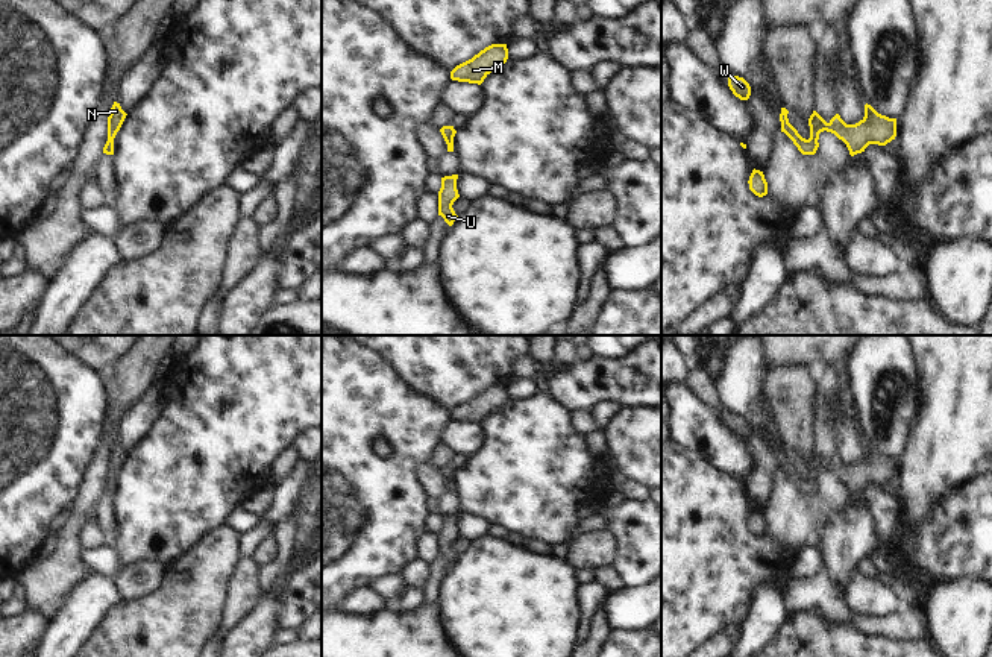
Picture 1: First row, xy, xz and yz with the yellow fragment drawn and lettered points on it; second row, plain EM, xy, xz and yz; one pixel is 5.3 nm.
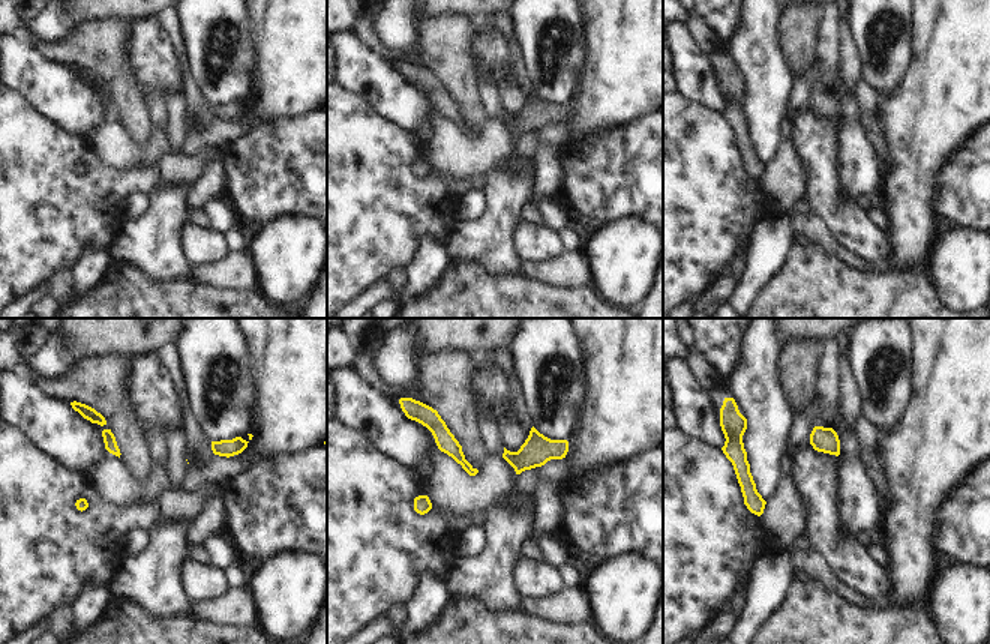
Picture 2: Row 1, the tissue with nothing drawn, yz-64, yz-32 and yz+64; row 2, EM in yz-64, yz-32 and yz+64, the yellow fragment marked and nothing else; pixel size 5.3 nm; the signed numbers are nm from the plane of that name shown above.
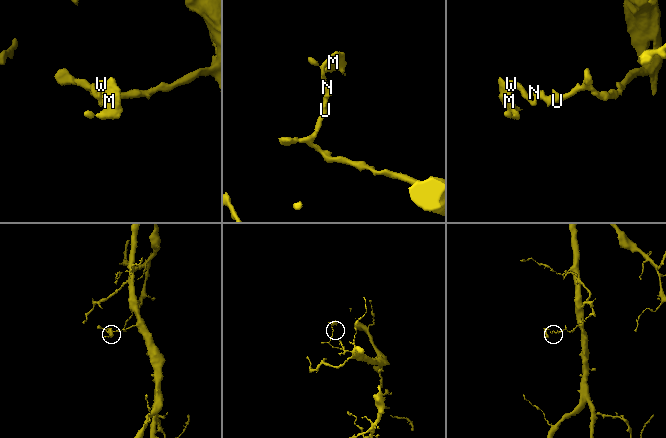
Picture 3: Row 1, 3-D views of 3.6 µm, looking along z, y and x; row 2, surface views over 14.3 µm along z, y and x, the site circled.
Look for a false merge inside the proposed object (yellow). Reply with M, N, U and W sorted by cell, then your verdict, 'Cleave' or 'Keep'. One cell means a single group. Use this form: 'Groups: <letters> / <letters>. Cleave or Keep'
Groups: M N U W. Keep

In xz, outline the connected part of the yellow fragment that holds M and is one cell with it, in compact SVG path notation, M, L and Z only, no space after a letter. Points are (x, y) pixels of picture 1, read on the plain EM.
M491 384L475 395L472 399L457 405L450 411L450 419L481 425L484 419L502 407L508 399L507 384Z

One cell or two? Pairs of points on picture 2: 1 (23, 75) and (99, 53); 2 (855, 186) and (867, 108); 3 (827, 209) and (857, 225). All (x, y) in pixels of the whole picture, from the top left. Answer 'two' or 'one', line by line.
1: two
2: two
3: one

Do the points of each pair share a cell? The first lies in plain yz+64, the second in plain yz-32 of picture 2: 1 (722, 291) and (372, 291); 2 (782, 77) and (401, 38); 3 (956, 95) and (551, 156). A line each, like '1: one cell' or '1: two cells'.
1: one cell
2: one cell
3: two cells

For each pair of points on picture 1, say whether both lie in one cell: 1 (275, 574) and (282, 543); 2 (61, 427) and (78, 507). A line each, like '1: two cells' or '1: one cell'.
1: one cell
2: two cells

